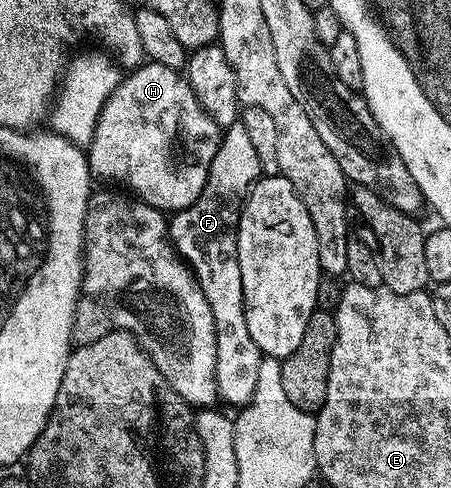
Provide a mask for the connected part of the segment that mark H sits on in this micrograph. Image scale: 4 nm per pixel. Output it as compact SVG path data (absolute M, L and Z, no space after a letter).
M147 61L142 67L136 67L120 78L117 89L113 89L101 109L101 117L97 117L97 129L85 154L96 180L116 179L124 183L119 185L143 202L164 213L174 213L193 205L201 189L205 189L209 165L213 165L220 138L220 127L215 124L213 117L205 113L205 109L201 109L186 78L174 67Z

